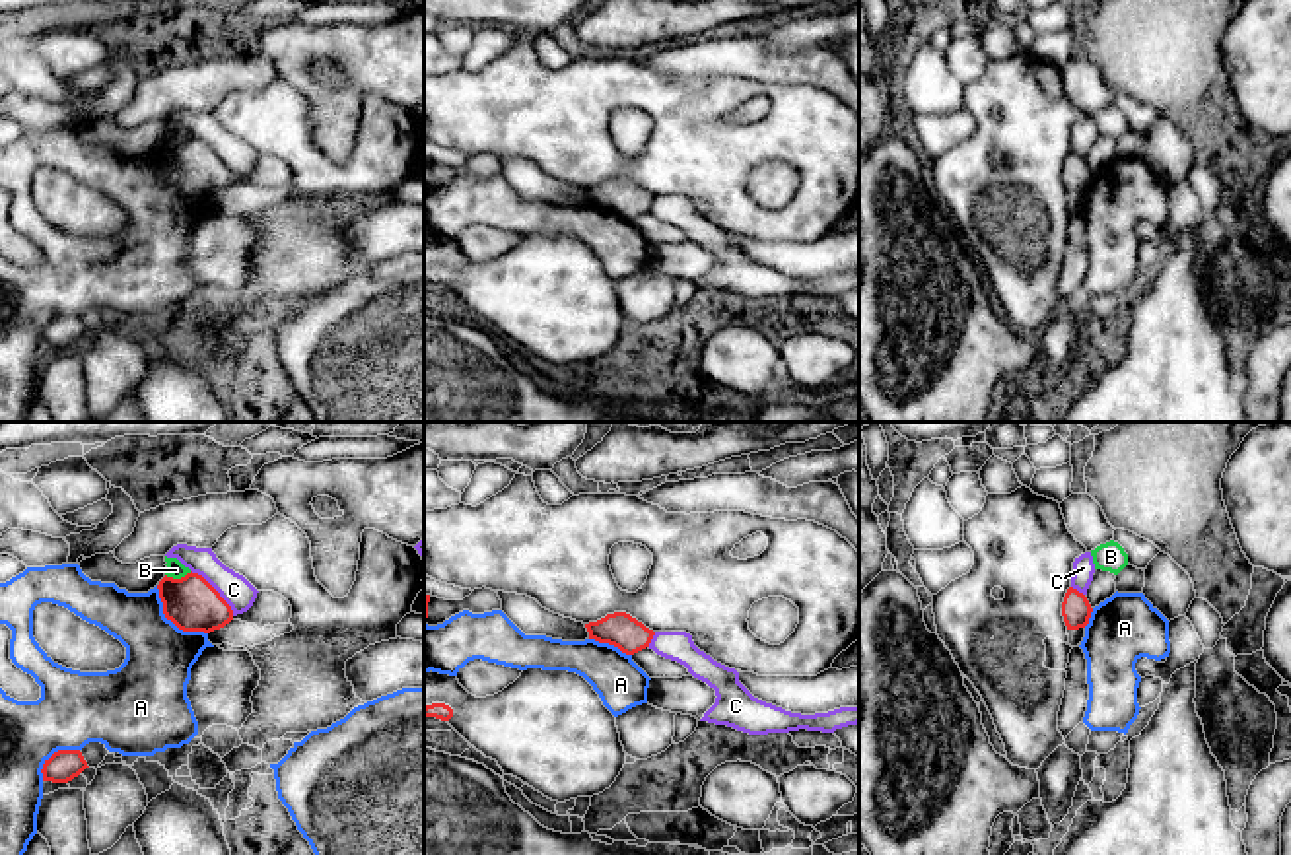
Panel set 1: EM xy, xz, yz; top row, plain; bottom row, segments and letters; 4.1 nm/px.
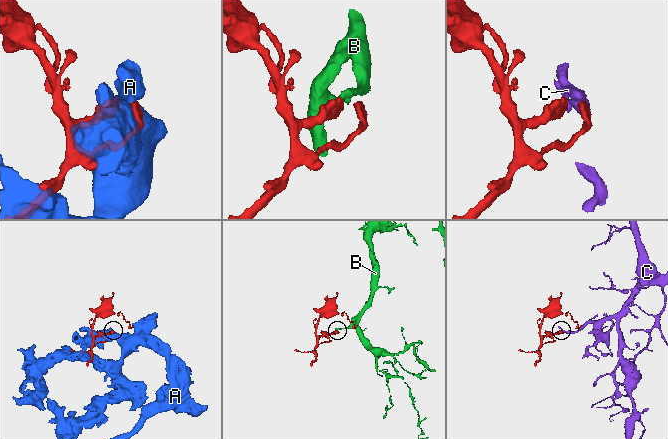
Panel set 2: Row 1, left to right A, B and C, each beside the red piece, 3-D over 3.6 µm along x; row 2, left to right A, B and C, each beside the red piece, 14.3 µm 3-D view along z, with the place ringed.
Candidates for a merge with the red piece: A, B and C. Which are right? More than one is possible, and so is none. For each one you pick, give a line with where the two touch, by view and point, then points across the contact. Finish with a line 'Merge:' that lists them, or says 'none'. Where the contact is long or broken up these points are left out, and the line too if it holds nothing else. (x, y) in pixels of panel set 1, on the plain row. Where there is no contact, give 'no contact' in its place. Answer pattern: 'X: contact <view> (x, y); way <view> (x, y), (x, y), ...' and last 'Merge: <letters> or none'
Merge: none

